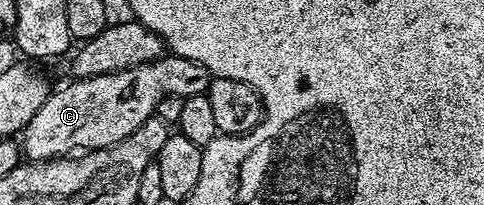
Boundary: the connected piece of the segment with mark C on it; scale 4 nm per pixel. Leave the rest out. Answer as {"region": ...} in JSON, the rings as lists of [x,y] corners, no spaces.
{"region":[[[165,54],[162,58],[136,65],[132,69],[120,69],[116,73],[104,73],[87,79],[75,78],[67,87],[51,90],[44,105],[37,110],[25,128],[20,132],[20,151],[27,160],[45,163],[47,159],[60,159],[71,153],[96,151],[99,147],[111,147],[124,137],[136,133],[158,110],[158,103],[164,97],[175,95],[182,100],[188,97],[206,94],[212,76],[210,70],[200,61],[192,61],[188,57]]]}

